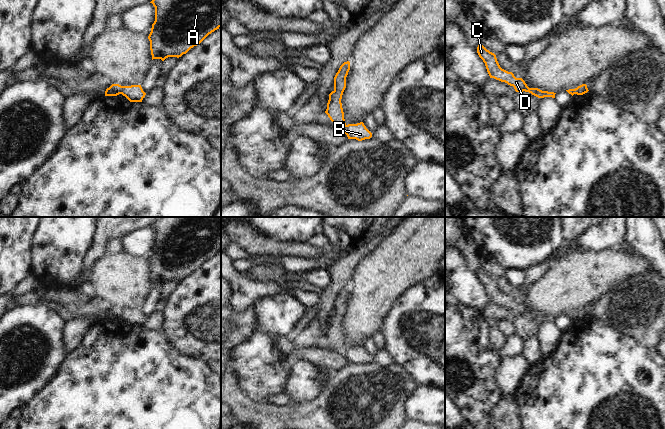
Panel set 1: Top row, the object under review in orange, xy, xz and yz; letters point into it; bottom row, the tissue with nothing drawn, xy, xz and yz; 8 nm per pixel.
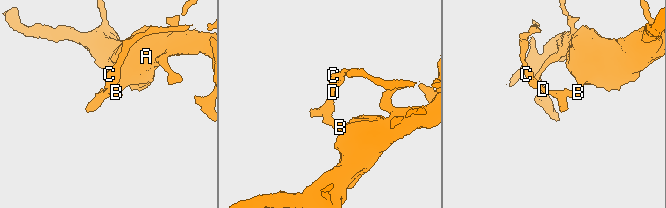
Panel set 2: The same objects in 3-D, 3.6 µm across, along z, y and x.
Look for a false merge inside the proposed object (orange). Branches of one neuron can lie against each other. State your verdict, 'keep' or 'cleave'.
cleave

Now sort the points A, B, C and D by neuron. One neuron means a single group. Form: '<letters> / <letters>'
A B / C D

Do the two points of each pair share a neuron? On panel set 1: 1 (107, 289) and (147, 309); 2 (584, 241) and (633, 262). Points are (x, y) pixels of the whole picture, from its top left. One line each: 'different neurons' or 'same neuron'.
1: different neurons
2: different neurons

